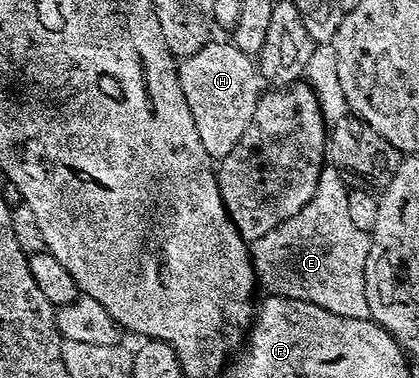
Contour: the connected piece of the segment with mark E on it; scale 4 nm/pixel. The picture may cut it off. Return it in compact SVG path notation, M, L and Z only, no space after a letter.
M325 166L318 181L316 195L310 203L297 216L290 217L284 224L253 242L250 250L257 276L262 280L263 286L265 283L269 287L269 292L279 293L286 299L297 299L310 305L318 305L318 309L326 309L326 313L338 313L338 317L367 319L367 261L372 240L369 232L357 229L353 224L346 206L349 188L344 187L344 179L345 176L335 167Z

